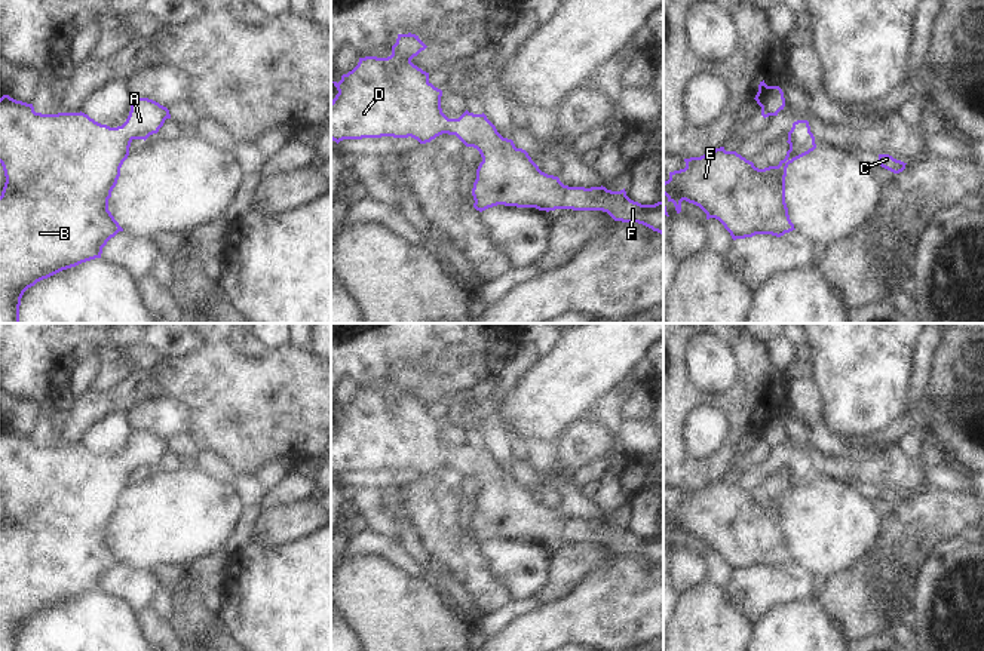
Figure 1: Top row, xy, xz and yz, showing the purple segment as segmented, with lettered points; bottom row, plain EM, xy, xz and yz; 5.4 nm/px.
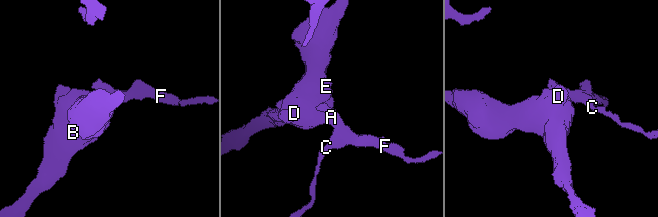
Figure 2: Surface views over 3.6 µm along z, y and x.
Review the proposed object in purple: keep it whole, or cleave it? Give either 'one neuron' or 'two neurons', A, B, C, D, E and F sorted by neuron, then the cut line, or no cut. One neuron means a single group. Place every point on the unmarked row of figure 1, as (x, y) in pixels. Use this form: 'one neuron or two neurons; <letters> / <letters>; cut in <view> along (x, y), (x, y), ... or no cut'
one neuron; A B C D E F; no cut

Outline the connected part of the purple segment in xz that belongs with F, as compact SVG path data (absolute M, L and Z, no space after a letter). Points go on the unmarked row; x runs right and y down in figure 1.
M398 366L396 375L392 378L392 387L387 390L365 389L359 390L358 397L341 408L341 412L332 414L338 426L331 433L331 472L337 476L343 472L362 470L414 470L420 476L430 475L442 466L456 467L466 479L473 479L479 483L482 494L476 501L476 512L473 515L472 528L473 540L479 544L497 538L536 540L539 543L573 541L573 543L603 543L614 553L638 555L653 564L663 566L663 534L655 537L641 537L626 528L625 521L611 523L606 519L568 519L564 518L558 509L548 507L539 501L528 485L516 480L512 472L503 470L496 458L482 446L473 446L468 442L459 451L448 451L441 440L442 423L429 414L429 405L423 403L411 394L427 378L416 366Z

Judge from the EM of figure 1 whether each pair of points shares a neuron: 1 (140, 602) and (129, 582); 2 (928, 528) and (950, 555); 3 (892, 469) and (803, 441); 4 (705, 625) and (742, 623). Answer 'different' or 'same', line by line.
1: same
2: different
3: same
4: same

